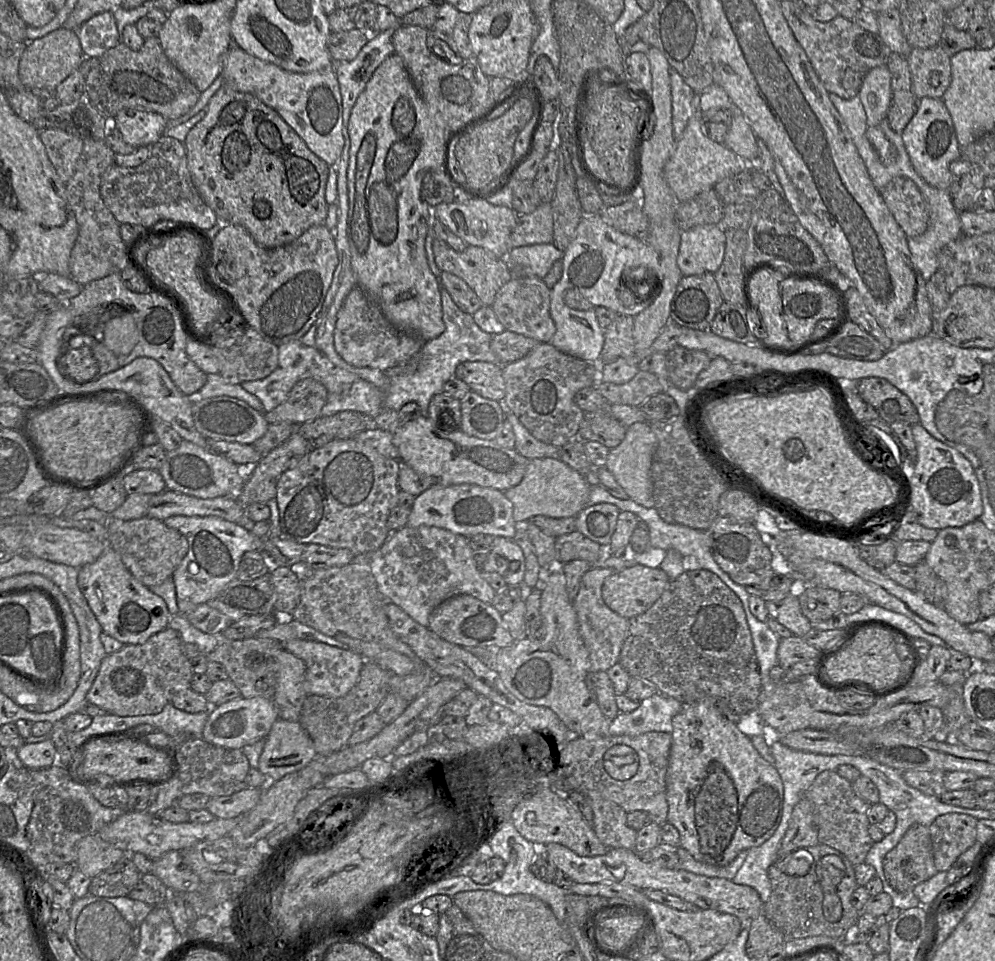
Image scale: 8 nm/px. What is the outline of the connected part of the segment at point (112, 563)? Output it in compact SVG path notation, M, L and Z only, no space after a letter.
M54 517L52 524L58 527L85 531L104 544L104 551L92 563L79 568L78 587L91 611L99 622L102 633L124 645L142 644L153 634L168 627L171 614L165 601L137 580L123 564L120 555L110 546L107 530L102 522L68 517Z

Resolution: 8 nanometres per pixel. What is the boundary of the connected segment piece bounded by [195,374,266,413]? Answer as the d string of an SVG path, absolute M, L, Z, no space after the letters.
M207 374L206 384L196 393L195 399L208 399L219 396L236 398L247 403L258 412L266 413L261 401L255 395L243 389L240 384L230 384L220 374Z

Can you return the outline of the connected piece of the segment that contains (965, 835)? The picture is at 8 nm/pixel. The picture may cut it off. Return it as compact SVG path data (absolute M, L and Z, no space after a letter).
M947 813L938 816L929 826L934 865L938 872L948 871L957 858L976 842L978 819L967 814Z

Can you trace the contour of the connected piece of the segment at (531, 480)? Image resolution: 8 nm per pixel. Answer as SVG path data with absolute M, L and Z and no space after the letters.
M539 458L528 461L521 482L504 492L513 505L513 519L520 525L536 515L564 518L576 515L588 506L591 485L585 477L559 458Z

